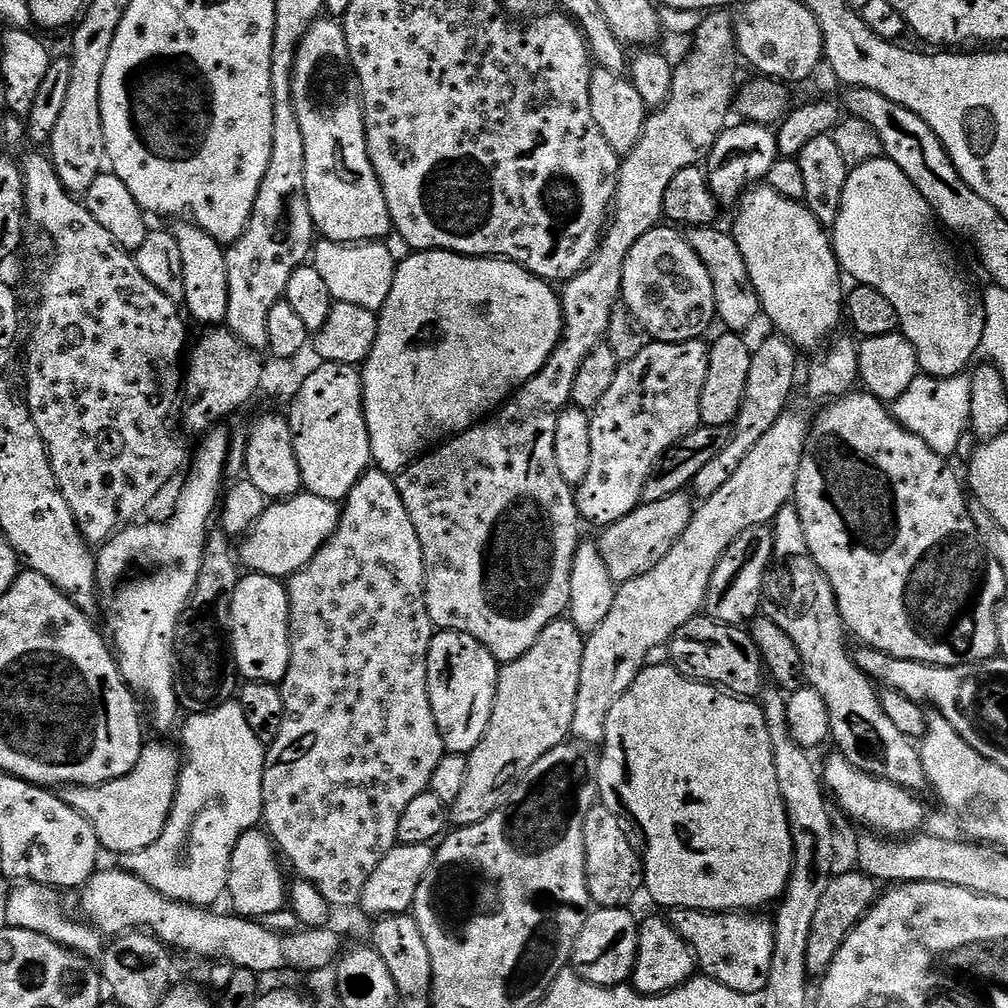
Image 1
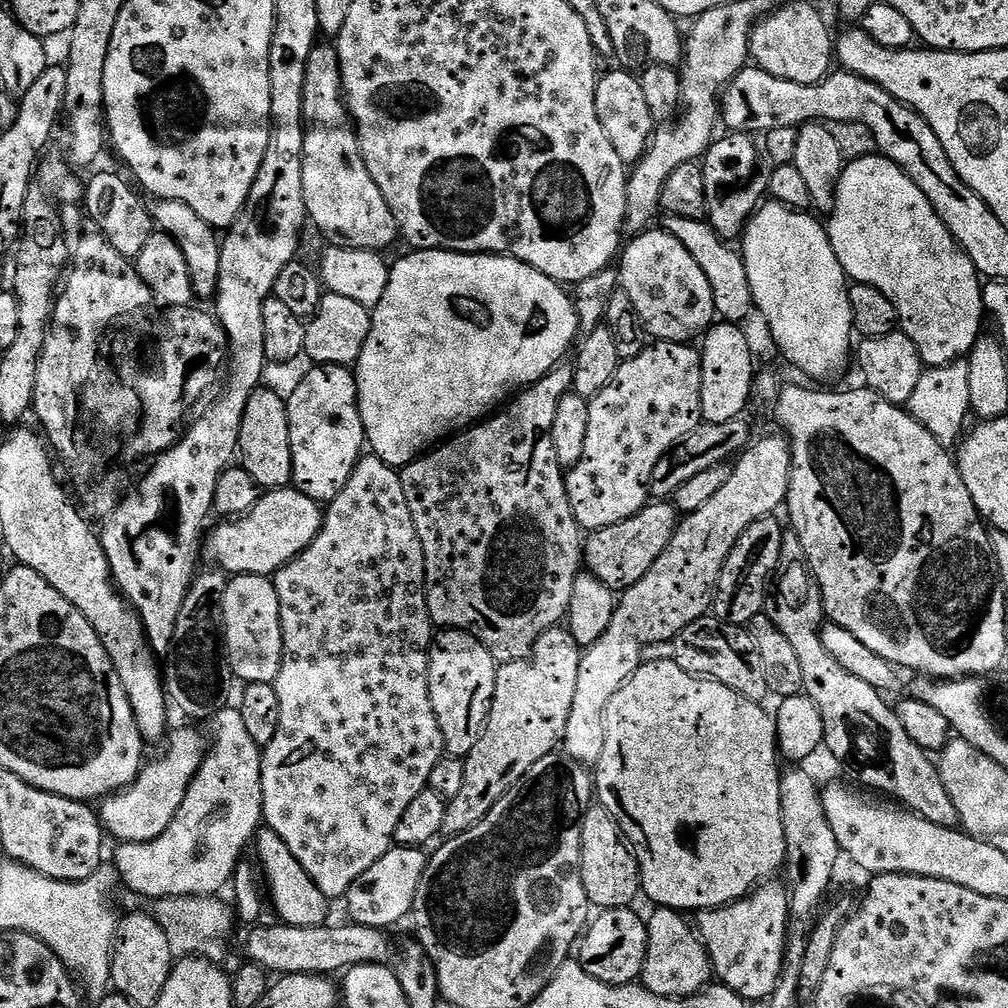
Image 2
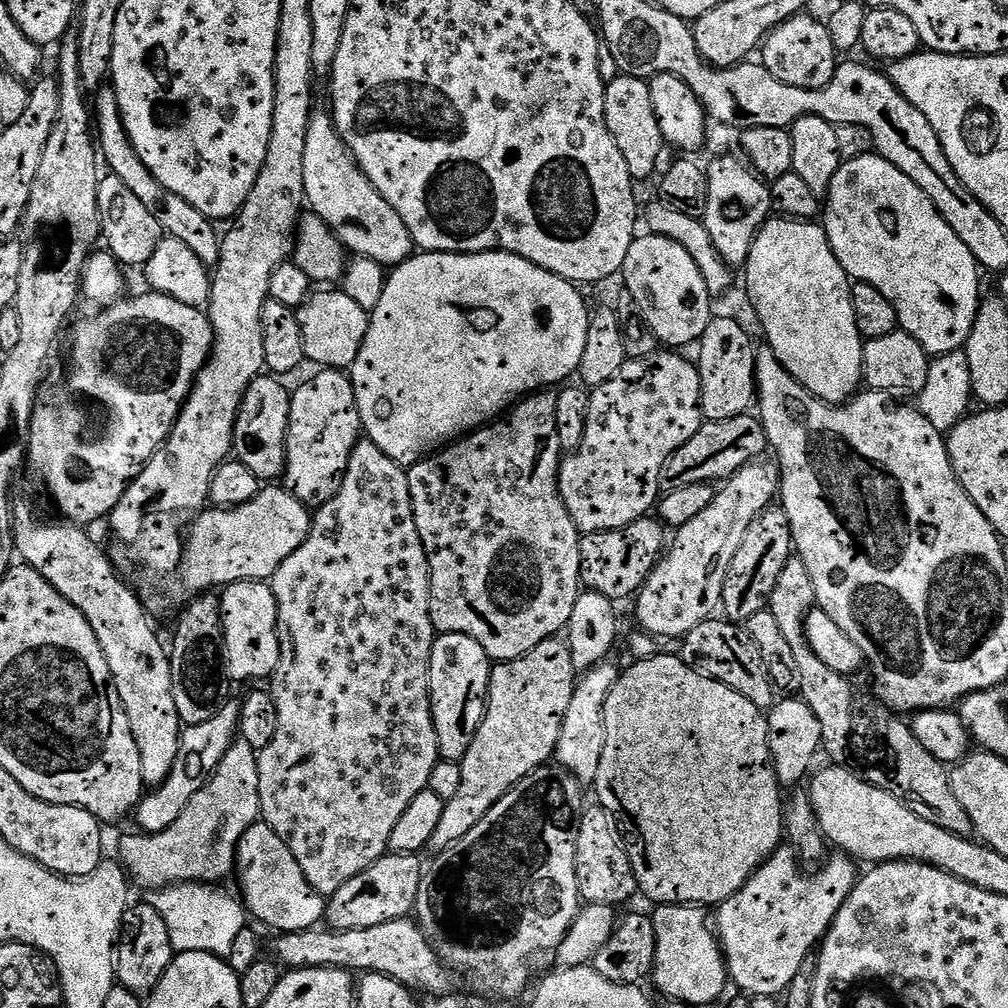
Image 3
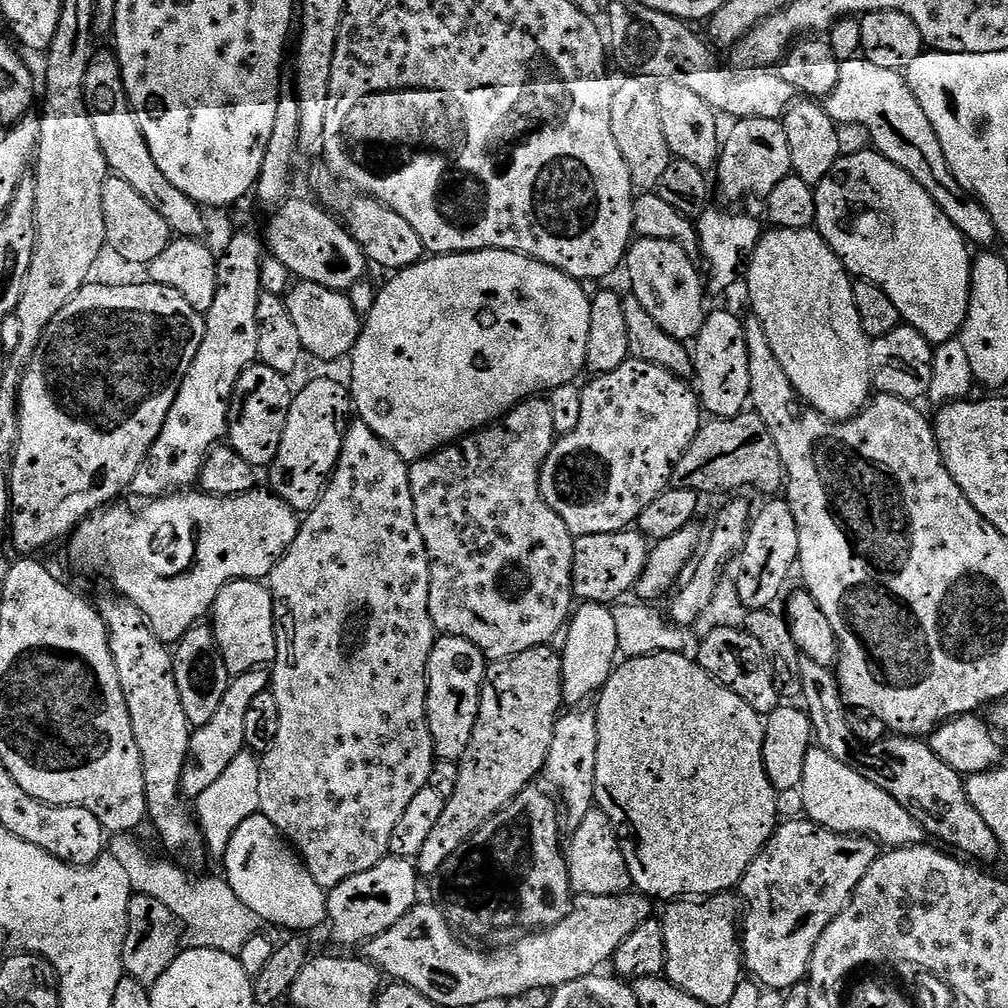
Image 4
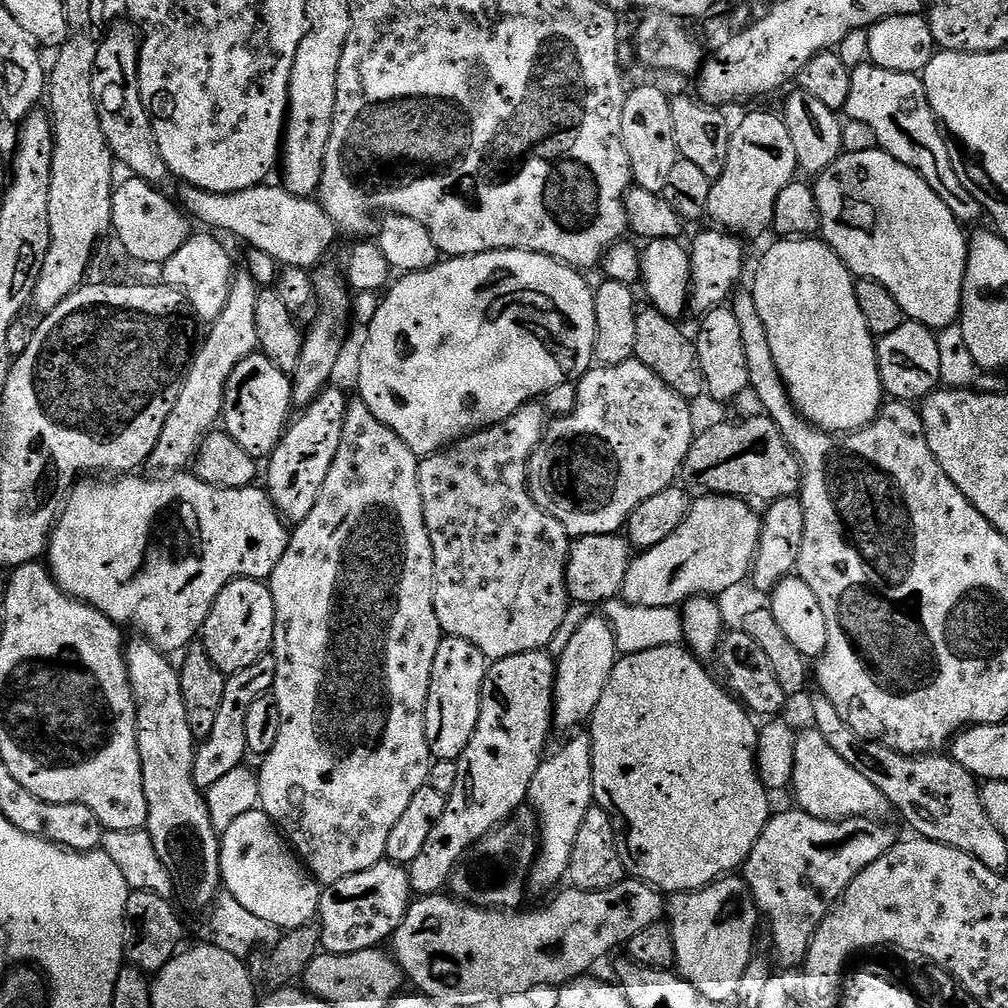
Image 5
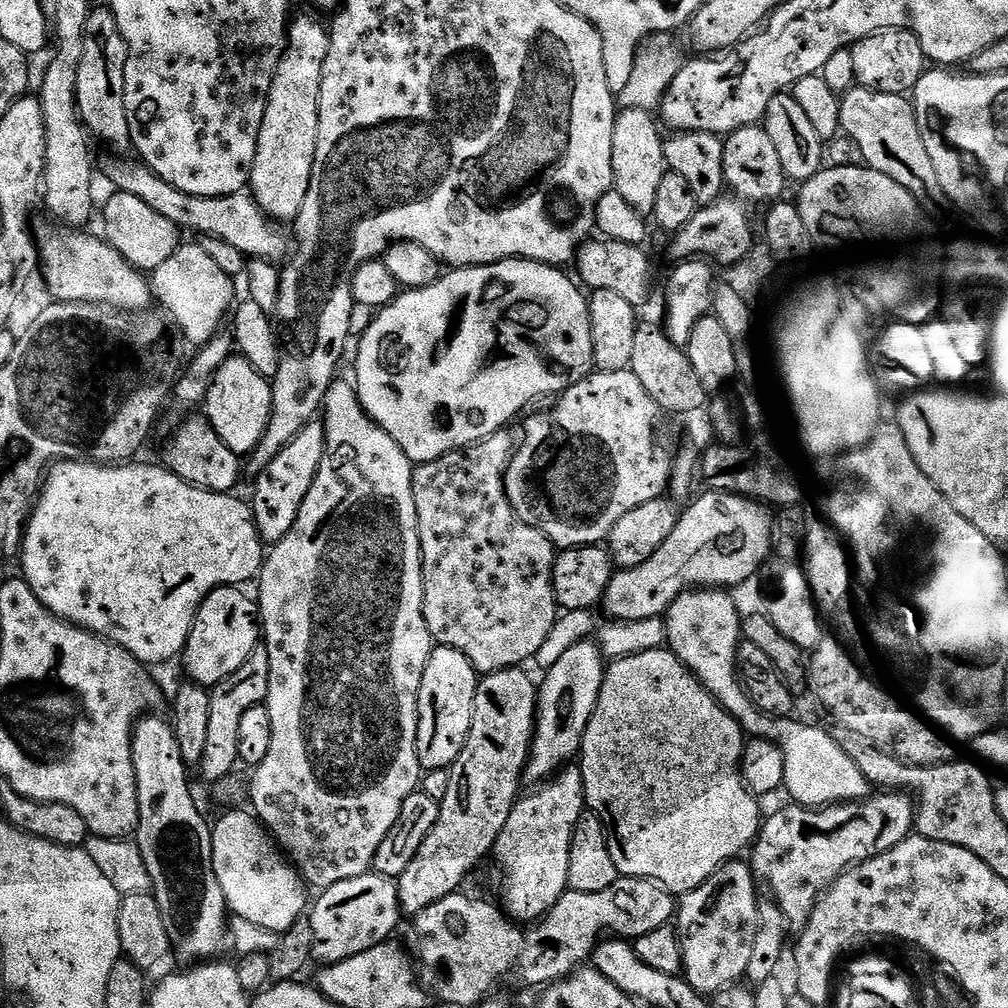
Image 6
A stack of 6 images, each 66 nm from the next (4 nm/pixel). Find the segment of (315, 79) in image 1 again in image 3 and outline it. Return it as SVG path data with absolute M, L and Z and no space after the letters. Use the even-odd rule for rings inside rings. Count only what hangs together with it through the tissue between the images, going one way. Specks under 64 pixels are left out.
M313 111L306 134L306 158L302 158L304 198L310 212L336 235L353 257L373 260L385 266L403 264L413 255L410 230L400 215L374 190L362 174L348 147L336 133L336 123L327 111Z

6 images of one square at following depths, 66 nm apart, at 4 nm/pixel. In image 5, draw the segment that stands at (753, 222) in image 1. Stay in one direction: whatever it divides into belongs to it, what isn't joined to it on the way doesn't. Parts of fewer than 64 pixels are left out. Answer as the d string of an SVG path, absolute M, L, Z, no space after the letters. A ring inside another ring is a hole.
M780 238L775 241L777 244L765 254L760 260L760 269L756 272L756 281L752 284L752 300L756 303L756 316L768 335L766 351L774 354L774 362L780 371L780 377L784 379L784 385L788 387L788 397L792 399L792 405L805 420L816 425L817 428L833 434L847 434L856 431L857 428L864 428L872 423L882 411L880 396L880 371L876 365L876 346L872 332L866 326L866 318L862 318L862 310L858 306L856 297L856 280L847 266L838 258L834 249L828 247L820 238Z

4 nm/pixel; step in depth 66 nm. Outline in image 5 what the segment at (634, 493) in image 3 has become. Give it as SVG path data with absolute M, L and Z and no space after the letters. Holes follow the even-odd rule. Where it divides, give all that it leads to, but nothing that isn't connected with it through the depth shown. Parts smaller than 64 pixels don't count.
M635 358L609 368L593 367L587 374L580 377L576 384L576 390L577 404L574 406L573 412L568 416L553 419L547 425L546 439L542 444L544 460L533 458L528 461L528 492L541 510L550 518L558 521L568 531L569 537L610 536L619 533L627 525L630 514L642 501L646 498L654 498L654 494L662 494L662 490L673 487L677 483L680 468L686 462L686 454L690 454L690 446L698 435L698 427L696 428L695 422L692 421L693 405L674 390L670 390L670 386L666 386L666 382L662 382L662 378L658 378L658 374L654 374L654 370L642 366L642 362Z

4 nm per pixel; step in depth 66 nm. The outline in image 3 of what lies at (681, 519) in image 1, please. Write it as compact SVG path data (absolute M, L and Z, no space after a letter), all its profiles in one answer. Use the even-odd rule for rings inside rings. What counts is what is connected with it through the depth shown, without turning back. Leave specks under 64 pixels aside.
M645 518L635 520L630 526L605 532L589 532L580 538L580 583L587 591L602 594L607 600L621 602L629 596L635 597L648 583L648 575L656 568L666 548L666 528L659 519Z

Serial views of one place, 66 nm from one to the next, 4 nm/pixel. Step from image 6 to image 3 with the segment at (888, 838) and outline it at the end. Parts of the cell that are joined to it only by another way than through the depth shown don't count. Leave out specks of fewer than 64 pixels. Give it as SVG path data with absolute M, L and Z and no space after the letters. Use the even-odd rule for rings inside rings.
M781 846L729 900L723 900L714 912L714 931L724 952L728 979L741 988L748 998L776 998L788 991L805 959L823 941L838 910L850 898L858 879L857 861L847 854L832 854L813 876L804 876L798 857L791 847Z

